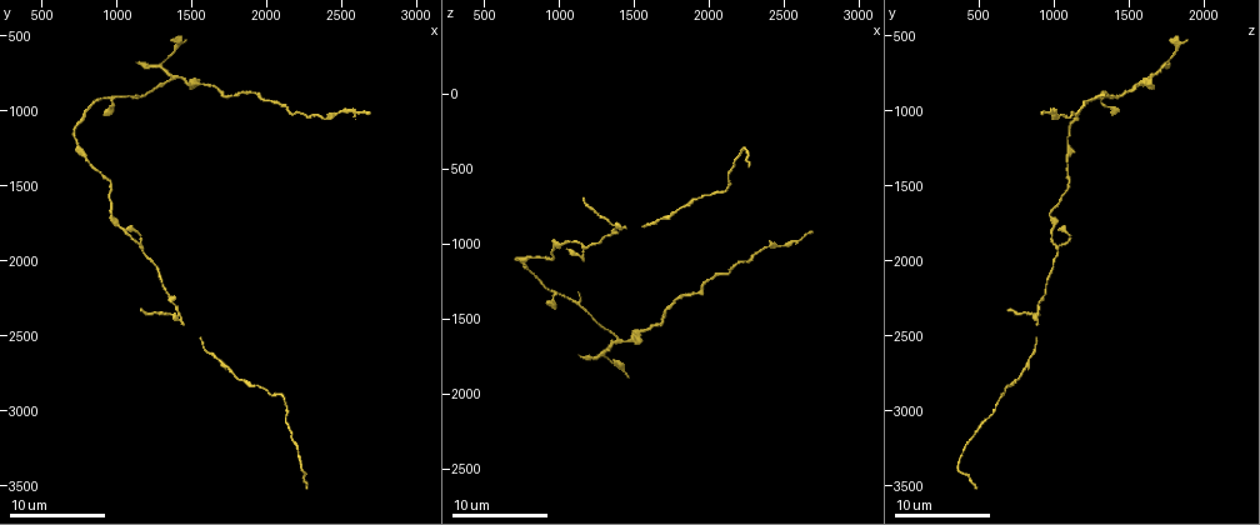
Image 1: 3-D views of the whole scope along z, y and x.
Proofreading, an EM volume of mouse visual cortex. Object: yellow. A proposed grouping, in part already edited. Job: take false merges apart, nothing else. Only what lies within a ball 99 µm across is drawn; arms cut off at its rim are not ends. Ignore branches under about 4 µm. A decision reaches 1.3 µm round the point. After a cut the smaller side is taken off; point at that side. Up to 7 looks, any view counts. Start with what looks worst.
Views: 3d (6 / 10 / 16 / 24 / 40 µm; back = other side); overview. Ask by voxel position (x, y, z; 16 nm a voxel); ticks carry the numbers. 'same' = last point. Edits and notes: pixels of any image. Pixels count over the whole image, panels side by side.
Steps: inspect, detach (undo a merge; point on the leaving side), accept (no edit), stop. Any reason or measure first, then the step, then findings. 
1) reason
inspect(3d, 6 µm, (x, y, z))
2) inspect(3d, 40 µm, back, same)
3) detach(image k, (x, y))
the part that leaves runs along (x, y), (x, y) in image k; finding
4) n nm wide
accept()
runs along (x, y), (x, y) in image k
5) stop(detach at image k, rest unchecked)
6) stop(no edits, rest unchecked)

inspect(3d, 10 µm, (1380, 2380, 880))

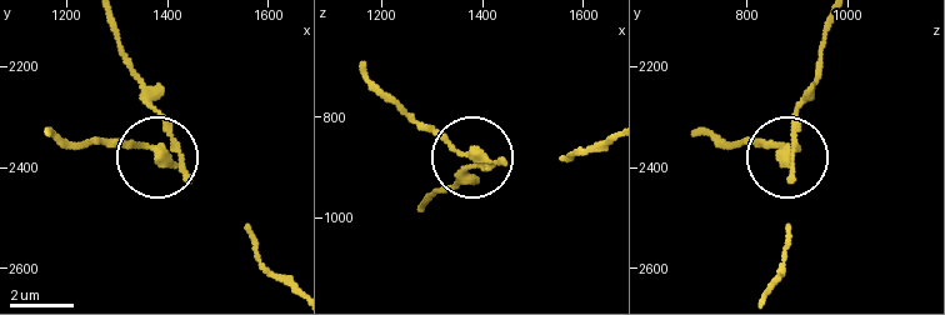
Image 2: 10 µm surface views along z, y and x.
240 nm wide
detach(image 2, (139, 143))
the part that leaves runs along (174, 161), (136, 145), (73, 145), (48, 129) in image 2; two cells meet here

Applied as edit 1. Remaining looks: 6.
redraw
inspect(overview)

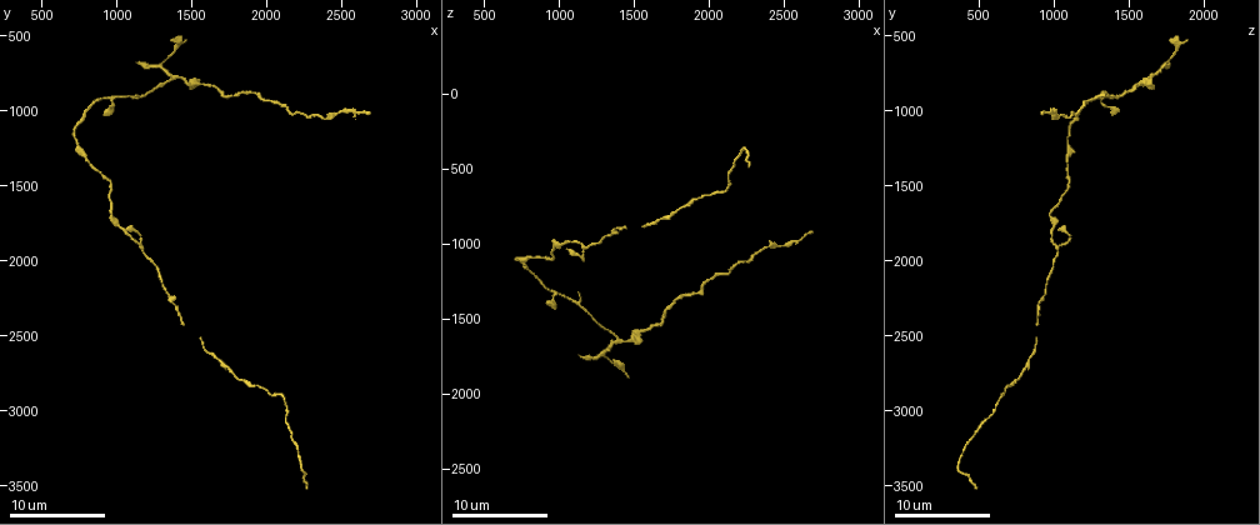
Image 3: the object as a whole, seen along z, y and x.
inspect(3d, 6 µm, (1420, 780, 1660))

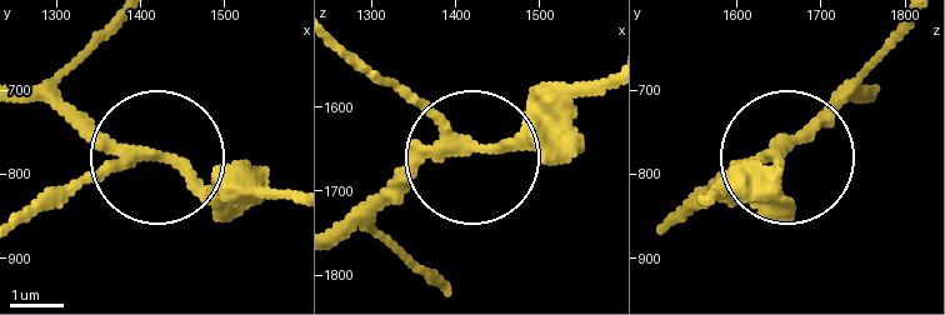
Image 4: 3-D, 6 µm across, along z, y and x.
inspect(3d, 6 µm, back, (1435, 785, 1645))

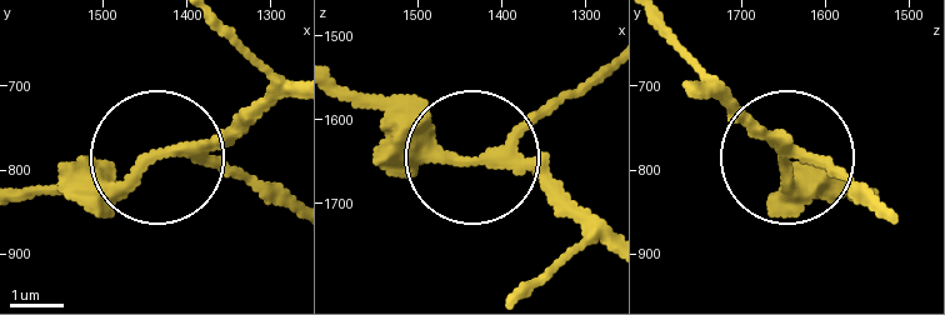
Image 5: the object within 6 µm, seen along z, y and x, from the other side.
200 nm wide
accept()
runs along (605, 64), (471, 158), (341, 104) in image 5; one cell here

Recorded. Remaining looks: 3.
narrows sharply
inspect(3d, 10 µm, (1900, 900, 1320))

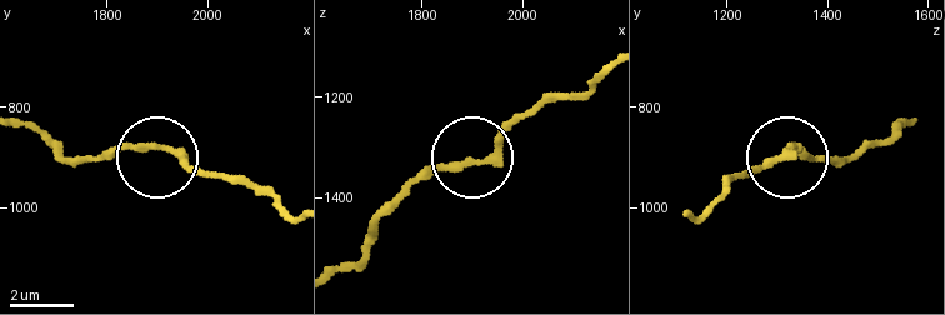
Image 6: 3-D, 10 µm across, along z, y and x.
180 nm wide
accept()
runs along (20, 125), (76, 158), (165, 149), (226, 179) in image 6; all the same cell

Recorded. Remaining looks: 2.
stop(detach at image 2, rest unchecked)

